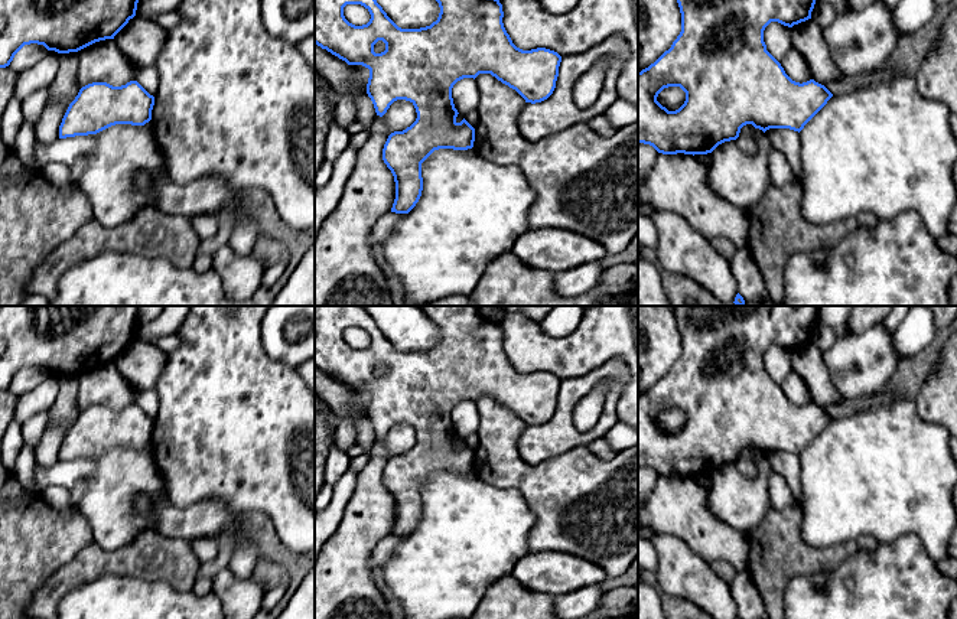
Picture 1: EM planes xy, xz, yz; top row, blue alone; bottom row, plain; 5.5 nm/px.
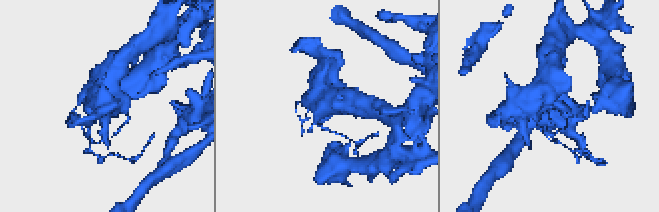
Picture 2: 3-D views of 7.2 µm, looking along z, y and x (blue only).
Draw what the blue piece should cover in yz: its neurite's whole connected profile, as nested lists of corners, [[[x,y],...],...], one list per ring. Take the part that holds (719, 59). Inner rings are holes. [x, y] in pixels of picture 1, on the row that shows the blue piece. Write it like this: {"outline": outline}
{"outline": [[[677,0],[681,13],[681,32],[673,42],[671,48],[665,51],[654,63],[638,72],[638,143],[652,146],[663,154],[707,154],[712,153],[719,144],[739,137],[740,128],[746,124],[752,124],[755,128],[764,133],[769,128],[790,128],[801,131],[804,126],[827,104],[833,94],[821,84],[810,79],[807,82],[792,81],[781,66],[781,63],[766,51],[764,42],[764,30],[771,22],[778,22],[784,26],[792,27],[801,22],[811,19],[816,0]],[[668,87],[680,87],[686,92],[684,104],[676,110],[668,111],[663,107],[657,97]]]}

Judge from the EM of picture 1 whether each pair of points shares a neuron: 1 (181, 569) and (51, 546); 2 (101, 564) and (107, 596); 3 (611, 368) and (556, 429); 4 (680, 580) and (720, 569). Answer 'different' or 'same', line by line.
1: different
2: different
3: same
4: different

